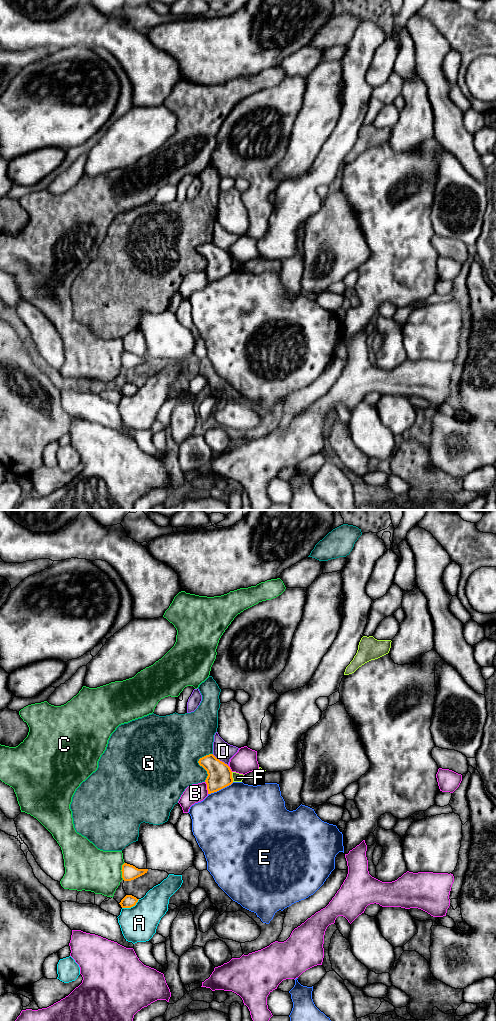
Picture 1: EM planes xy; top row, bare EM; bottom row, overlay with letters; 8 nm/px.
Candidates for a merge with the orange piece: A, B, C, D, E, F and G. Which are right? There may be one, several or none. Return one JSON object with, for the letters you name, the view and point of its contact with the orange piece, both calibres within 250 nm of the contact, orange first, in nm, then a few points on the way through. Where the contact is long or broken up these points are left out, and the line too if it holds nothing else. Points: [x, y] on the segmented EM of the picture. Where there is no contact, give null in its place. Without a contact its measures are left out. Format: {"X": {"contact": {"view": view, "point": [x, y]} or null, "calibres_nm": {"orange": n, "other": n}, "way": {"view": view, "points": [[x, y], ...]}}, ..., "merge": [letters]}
{"merge": []}

